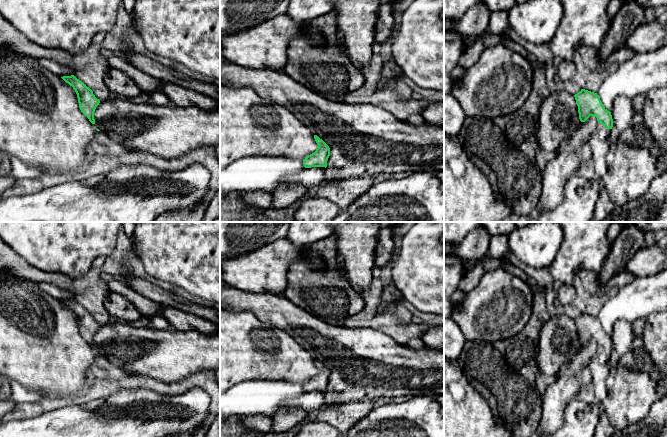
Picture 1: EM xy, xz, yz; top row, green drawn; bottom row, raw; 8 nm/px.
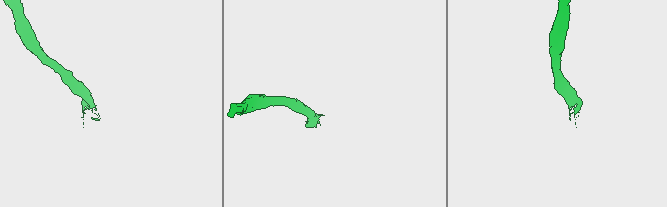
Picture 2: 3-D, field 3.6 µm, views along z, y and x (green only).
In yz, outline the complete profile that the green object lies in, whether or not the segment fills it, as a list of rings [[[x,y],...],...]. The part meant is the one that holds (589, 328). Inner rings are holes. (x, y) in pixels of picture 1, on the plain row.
[[[581,313],[574,319],[579,343],[585,346],[590,340],[597,342],[595,356],[588,365],[596,397],[616,431],[642,421],[651,405],[661,396],[656,382],[647,372],[626,369],[612,361],[611,336],[602,328],[597,317]]]

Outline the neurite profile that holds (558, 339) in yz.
[[[557,311],[542,327],[538,340],[538,369],[556,377],[560,368],[580,346],[574,319]]]

